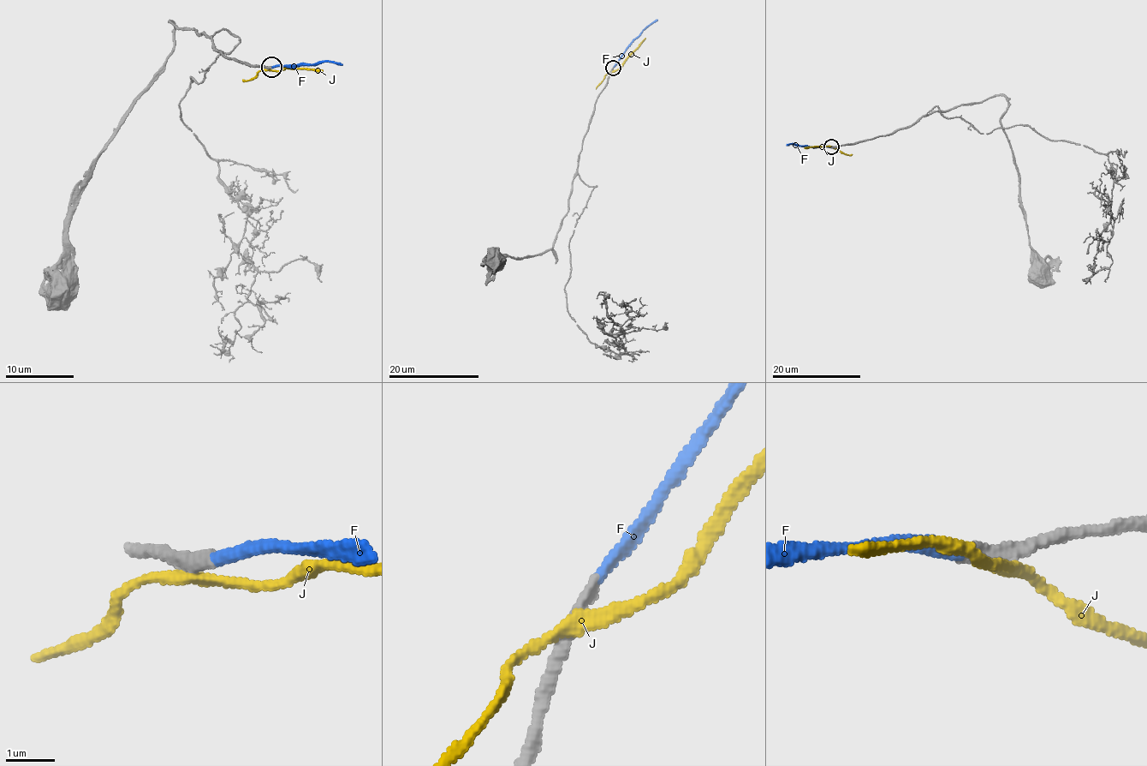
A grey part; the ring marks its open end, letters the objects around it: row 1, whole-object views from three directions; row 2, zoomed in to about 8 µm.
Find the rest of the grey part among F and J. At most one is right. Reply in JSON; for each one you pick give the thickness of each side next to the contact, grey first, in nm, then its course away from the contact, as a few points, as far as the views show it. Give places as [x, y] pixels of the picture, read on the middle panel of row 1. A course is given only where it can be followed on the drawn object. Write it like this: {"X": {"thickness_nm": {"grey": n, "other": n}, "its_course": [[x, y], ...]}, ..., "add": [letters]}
{"F": {"thickness_nm": {"grey": 240, "other": 240}, "its_course": [[613, 68], [626, 48], [657, 20]]}, "add": ["F"]}

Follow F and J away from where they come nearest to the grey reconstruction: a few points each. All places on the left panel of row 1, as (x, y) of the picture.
F: (271, 68), (332, 61), (342, 64)
J: (268, 68), (317, 68), (322, 72)

